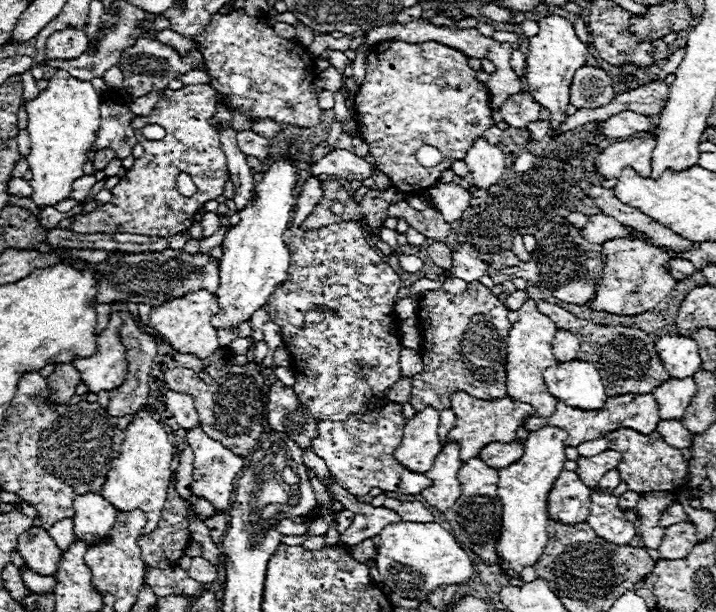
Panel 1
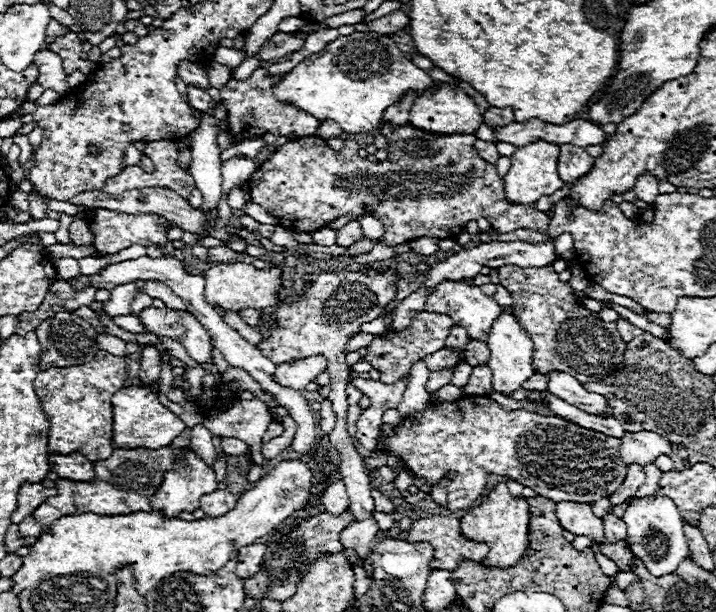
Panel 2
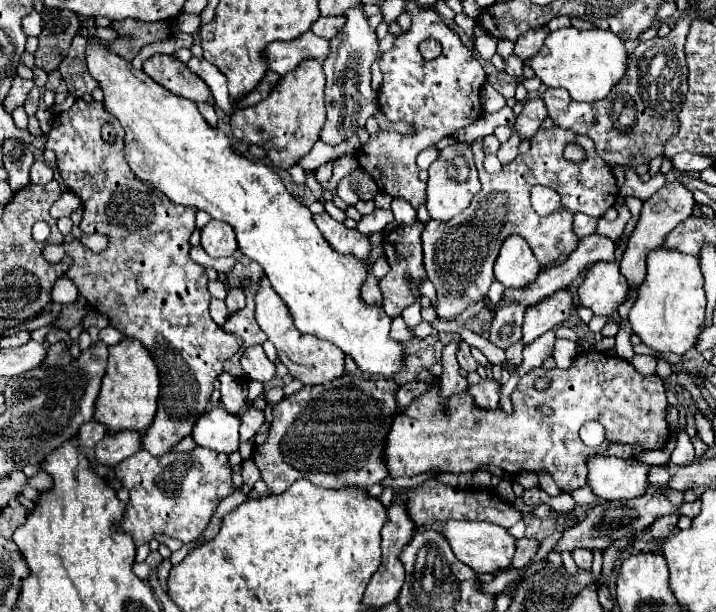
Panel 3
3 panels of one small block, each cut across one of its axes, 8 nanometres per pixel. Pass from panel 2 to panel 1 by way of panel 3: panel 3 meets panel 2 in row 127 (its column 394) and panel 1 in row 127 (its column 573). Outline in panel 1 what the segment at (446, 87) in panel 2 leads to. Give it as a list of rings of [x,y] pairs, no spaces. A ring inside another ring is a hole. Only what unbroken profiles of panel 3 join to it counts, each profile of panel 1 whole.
[[[386,40],[370,46],[366,64],[366,78],[354,94],[354,110],[364,122],[360,136],[368,144],[378,168],[392,180],[392,186],[404,194],[434,186],[440,180],[440,174],[450,168],[452,160],[464,160],[464,154],[474,142],[474,136],[480,136],[492,126],[488,88],[474,78],[474,70],[468,66],[468,58],[454,48],[442,46],[438,42],[406,44]],[[424,144],[436,146],[442,152],[444,160],[432,168],[420,166],[416,160],[416,150]]]

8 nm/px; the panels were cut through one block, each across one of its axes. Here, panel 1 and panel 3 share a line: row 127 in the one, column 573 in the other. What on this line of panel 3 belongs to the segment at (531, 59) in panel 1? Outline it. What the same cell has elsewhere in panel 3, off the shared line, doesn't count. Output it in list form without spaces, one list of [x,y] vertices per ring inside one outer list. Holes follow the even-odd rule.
[[[578,548],[576,552],[572,552],[572,556],[576,558],[576,566],[578,568],[590,568],[592,566],[592,552],[586,548]]]

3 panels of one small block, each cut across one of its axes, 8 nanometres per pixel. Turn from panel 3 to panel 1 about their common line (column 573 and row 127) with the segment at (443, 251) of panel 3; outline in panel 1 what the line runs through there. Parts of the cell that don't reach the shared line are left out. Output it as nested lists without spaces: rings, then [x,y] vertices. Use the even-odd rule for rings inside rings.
[[[192,84],[180,90],[164,88],[160,100],[156,102],[150,116],[136,116],[132,120],[132,128],[138,136],[138,142],[144,146],[144,156],[134,160],[134,166],[126,170],[120,182],[110,190],[112,200],[96,208],[94,212],[72,218],[70,230],[74,232],[134,232],[140,236],[174,236],[176,232],[188,230],[194,214],[202,210],[208,200],[216,200],[224,192],[224,184],[228,178],[226,156],[220,148],[220,130],[218,126],[210,126],[208,120],[216,114],[216,104],[222,100],[230,112],[230,126],[236,132],[250,130],[250,118],[242,116],[236,108],[230,106],[228,96],[216,92],[210,84]],[[146,124],[158,124],[166,130],[162,140],[146,140],[142,136],[142,128]],[[186,172],[196,184],[196,194],[186,198],[176,190],[176,176]]]

